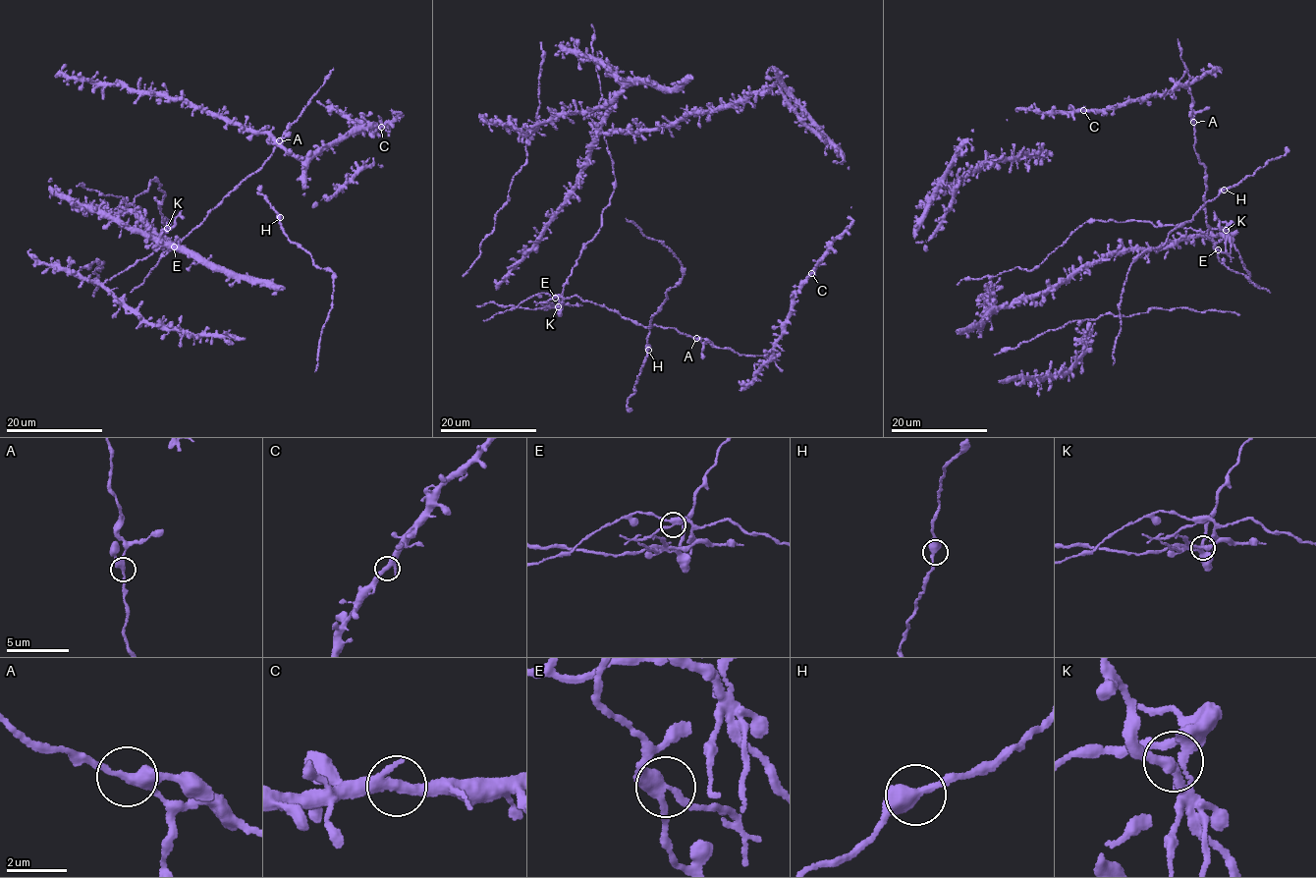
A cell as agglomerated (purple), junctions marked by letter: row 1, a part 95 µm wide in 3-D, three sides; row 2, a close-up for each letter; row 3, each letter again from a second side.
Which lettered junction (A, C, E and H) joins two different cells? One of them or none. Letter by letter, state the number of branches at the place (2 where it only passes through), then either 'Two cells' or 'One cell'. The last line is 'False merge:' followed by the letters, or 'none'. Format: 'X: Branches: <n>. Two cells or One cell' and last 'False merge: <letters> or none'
A: Branches: 3. One cell
C: Branches: 2. One cell
E: Branches: 3. Two cells
H: Branches: 2. One cell
False merge: E

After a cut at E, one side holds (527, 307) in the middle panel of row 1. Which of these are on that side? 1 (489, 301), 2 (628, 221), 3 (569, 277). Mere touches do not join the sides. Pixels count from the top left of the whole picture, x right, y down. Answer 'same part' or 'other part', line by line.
1: same part
2: other part
3: same part

